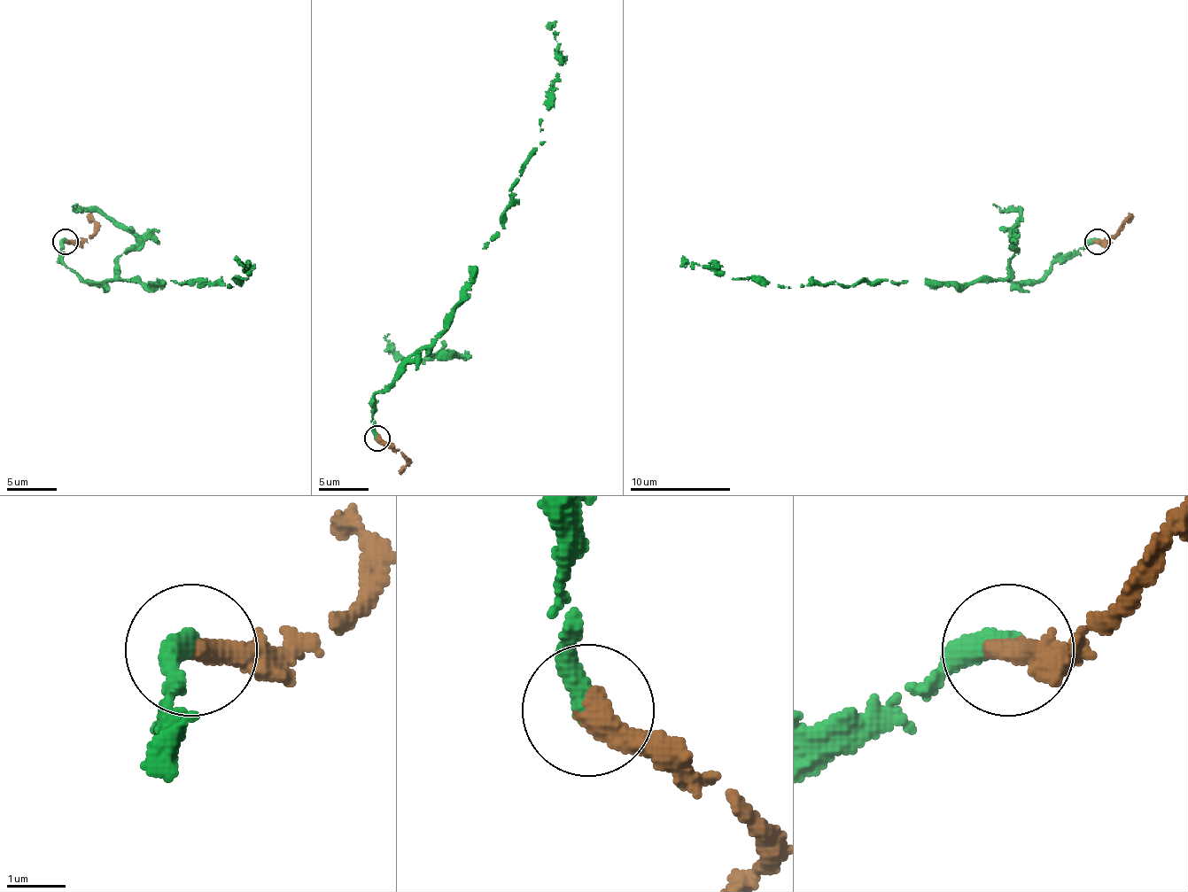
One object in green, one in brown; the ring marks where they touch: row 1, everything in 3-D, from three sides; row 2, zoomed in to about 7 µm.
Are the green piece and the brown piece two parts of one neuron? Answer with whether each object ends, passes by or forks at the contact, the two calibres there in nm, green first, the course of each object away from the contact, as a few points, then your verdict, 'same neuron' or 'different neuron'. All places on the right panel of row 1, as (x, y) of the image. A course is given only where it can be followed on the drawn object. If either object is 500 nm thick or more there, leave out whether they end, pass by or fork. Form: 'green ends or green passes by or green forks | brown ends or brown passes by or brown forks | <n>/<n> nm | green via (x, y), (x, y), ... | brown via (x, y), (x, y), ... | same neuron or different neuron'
green ends | brown ends | 400/460 nm | green via (1098, 242), (1055, 259), (1037, 280), (1020, 284), (887, 280), (781, 287), (731, 280), (688, 262), (680, 267) | brown via (1098, 242), (1107, 239), (1133, 214) | same neuron

